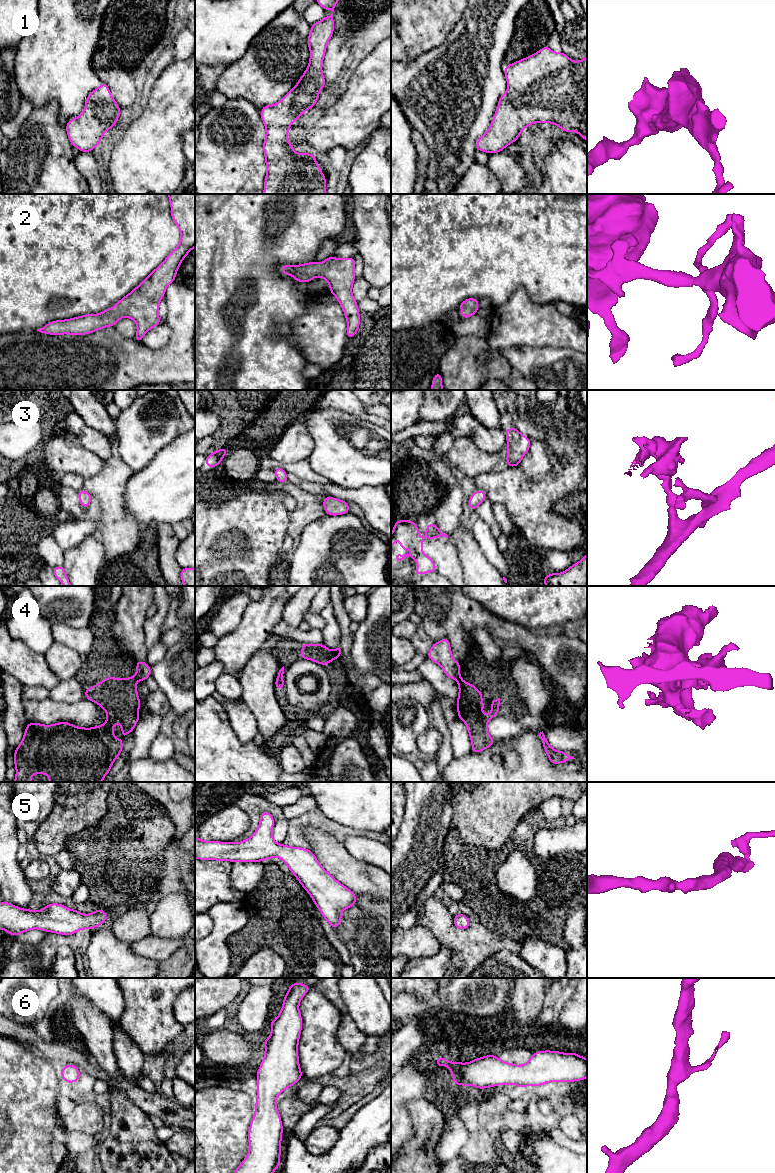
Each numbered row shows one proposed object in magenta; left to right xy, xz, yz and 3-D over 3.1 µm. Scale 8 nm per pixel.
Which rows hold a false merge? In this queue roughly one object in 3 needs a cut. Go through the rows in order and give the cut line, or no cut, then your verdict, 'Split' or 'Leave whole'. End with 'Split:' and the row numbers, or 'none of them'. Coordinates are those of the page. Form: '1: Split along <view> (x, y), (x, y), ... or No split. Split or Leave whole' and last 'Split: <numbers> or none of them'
1: No split. Leave whole
2: No split. Leave whole
3: No split. Leave whole
4: Split along xy (136, 673), (139, 679). Split
5: No split. Leave whole
6: No split. Leave whole
Split: 4

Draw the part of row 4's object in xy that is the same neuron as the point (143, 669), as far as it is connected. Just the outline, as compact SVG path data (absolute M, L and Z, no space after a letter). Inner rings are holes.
M136 660L136 668L136 674L139 680L145 681L149 676L151 676L150 666L146 662Z

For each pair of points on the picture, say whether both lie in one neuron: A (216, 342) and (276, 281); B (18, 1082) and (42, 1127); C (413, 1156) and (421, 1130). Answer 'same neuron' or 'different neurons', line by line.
A: same neuron
B: same neuron
C: same neuron

